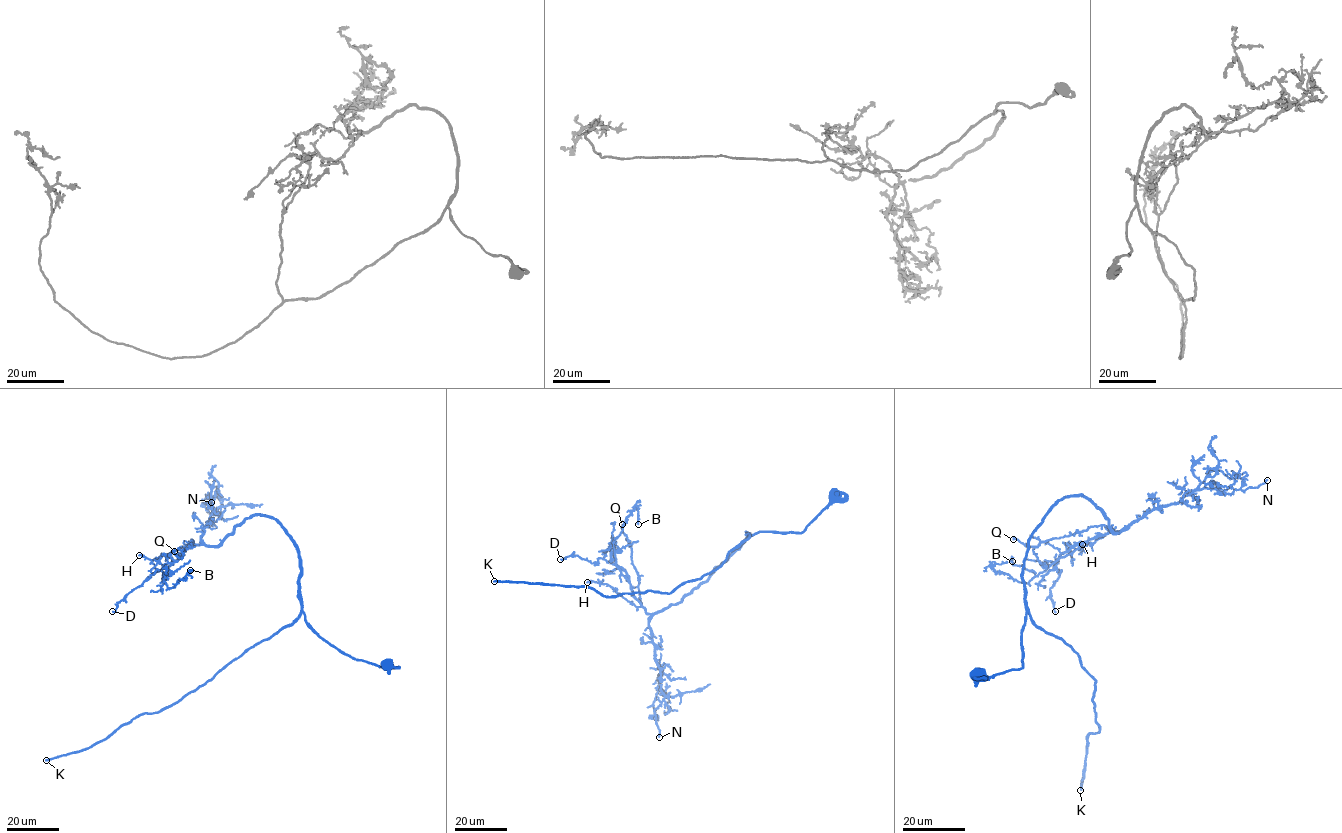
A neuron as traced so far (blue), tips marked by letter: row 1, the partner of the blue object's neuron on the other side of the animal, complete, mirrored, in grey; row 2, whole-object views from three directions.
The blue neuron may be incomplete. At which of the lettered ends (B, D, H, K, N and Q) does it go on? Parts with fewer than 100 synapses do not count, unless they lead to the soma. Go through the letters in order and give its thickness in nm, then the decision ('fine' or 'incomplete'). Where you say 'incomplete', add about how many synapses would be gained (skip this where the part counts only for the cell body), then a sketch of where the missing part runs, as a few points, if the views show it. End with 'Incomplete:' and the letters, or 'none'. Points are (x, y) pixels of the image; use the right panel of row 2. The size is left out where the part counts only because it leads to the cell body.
B: 140 nm | fine
D: 140 nm | fine
H: 140 nm | fine
K: 260 nm | incomplete | 300 syn | (1080, 790), (1085, 749), (1054, 648), (1058, 601), (1095, 550), (1108, 547), (1147, 520)
N: 170 nm | fine
Q: 90 nm | fine
Incomplete: K

